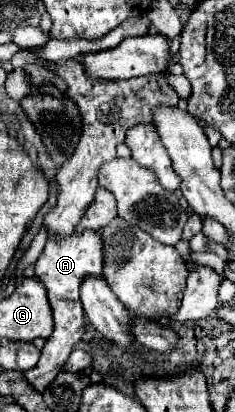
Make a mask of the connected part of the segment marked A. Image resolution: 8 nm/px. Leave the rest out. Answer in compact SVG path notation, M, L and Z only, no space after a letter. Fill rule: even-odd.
M85 230L83 234L73 234L69 238L47 240L45 250L35 262L35 278L43 282L47 290L47 298L55 318L55 330L47 338L47 344L43 346L37 366L23 374L29 386L33 386L33 390L43 392L55 380L55 376L61 372L63 364L67 362L73 346L81 340L81 334L85 328L85 316L83 316L83 306L79 300L79 286L87 274L101 276L101 268L103 268L103 244L95 230Z

